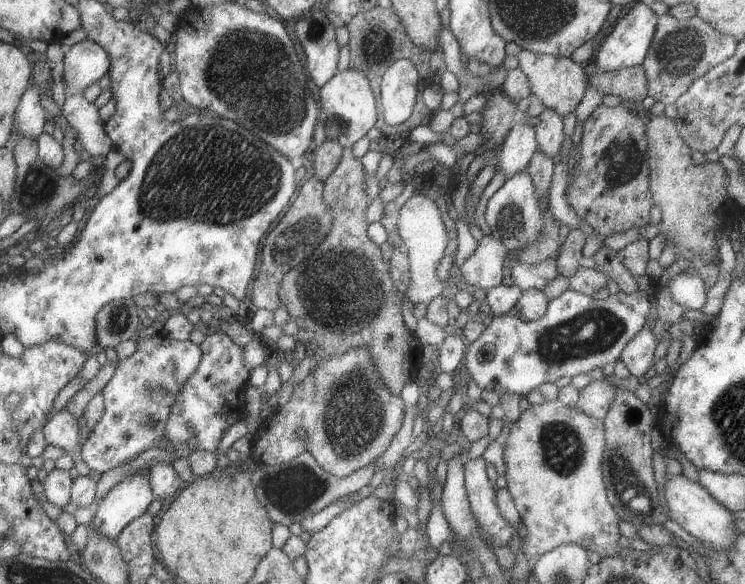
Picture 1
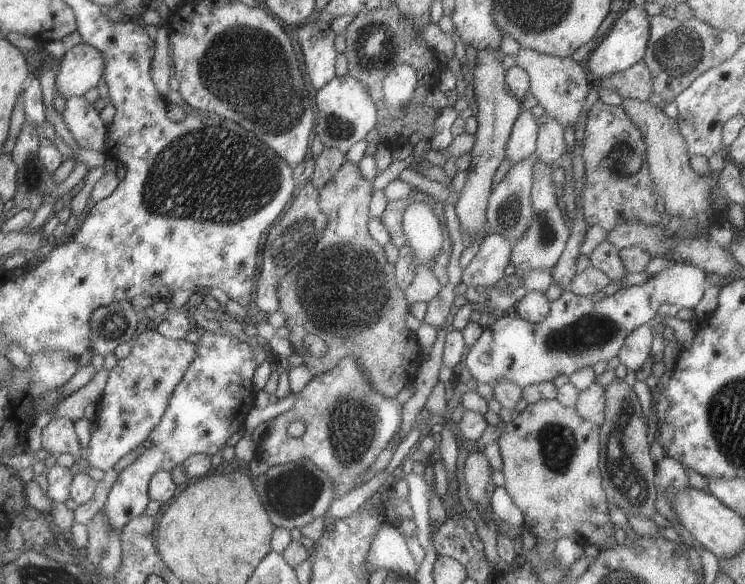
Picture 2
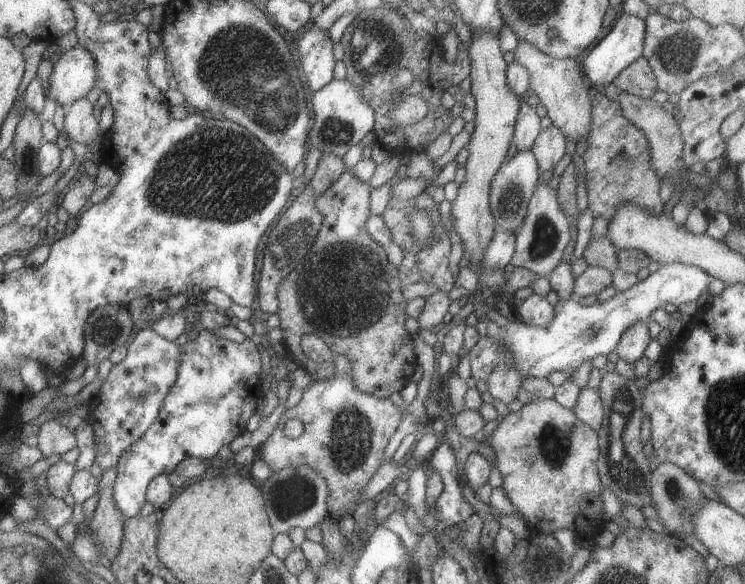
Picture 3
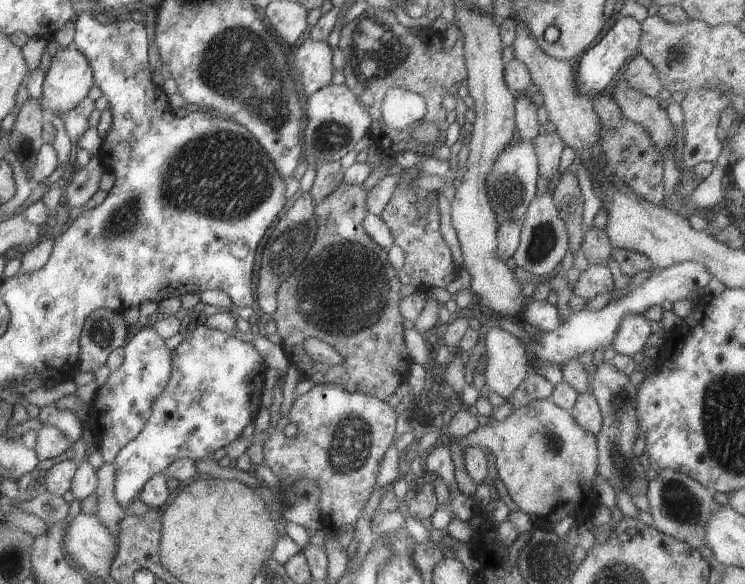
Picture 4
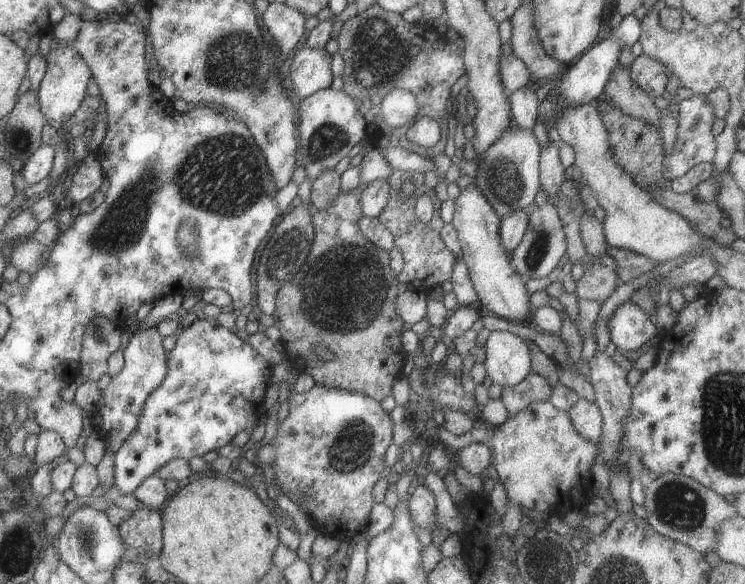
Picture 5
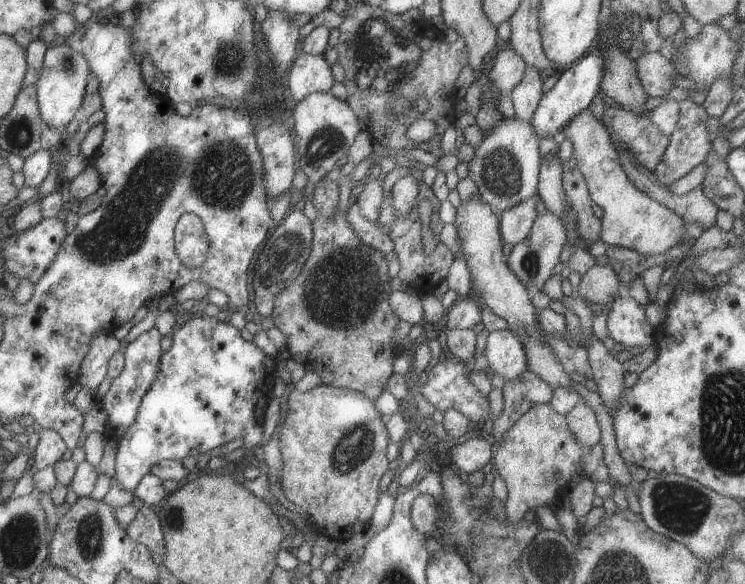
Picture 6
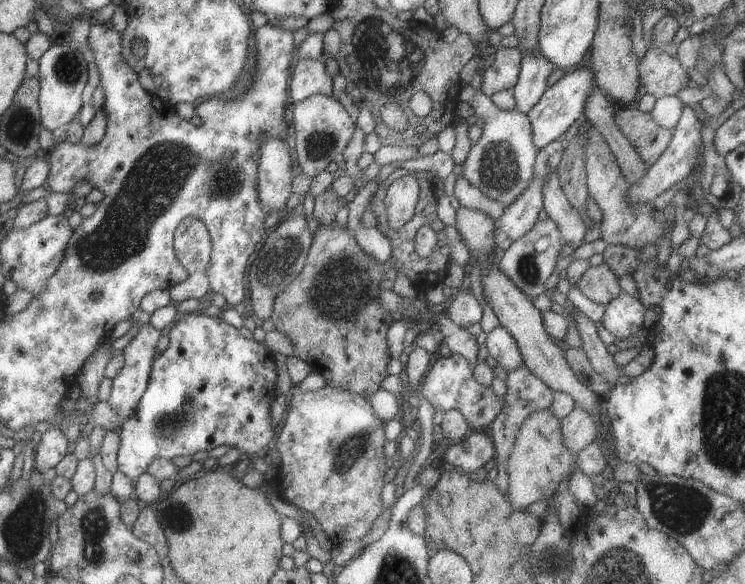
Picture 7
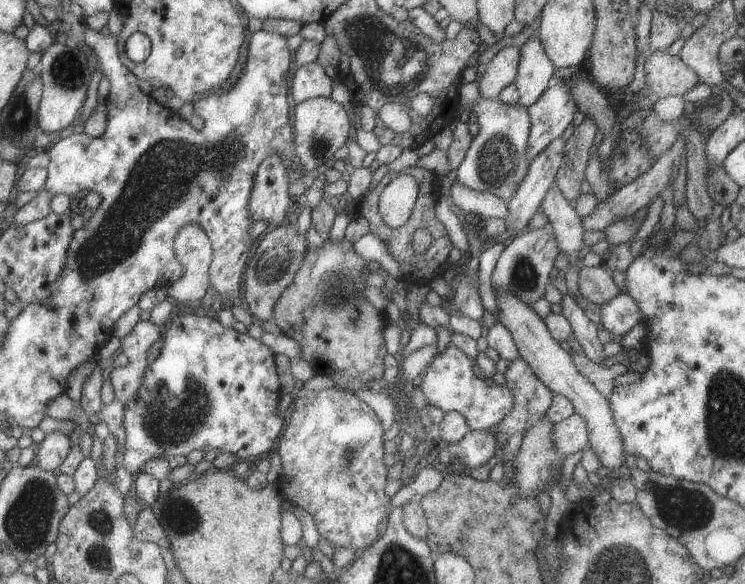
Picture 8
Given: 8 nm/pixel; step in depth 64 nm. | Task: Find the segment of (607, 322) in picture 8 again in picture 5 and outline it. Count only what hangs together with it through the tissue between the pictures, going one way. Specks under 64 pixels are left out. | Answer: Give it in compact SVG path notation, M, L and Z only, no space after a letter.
M630 300L617 306L608 328L610 341L622 354L638 350L641 344L660 334L643 310Z

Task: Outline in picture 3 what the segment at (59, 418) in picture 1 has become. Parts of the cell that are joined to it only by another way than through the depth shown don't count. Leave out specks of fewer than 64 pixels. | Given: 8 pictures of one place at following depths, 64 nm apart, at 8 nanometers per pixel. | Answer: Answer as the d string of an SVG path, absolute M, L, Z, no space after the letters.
M47 420L38 433L38 447L43 456L48 458L53 454L65 454L77 448L77 438L71 428L61 422Z

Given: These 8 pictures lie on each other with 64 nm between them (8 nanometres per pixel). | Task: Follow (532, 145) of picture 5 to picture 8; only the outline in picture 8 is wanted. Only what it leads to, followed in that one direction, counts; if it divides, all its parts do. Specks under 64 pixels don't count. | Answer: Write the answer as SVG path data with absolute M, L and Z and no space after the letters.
M475 82L462 83L458 94L460 103L467 104L475 113L479 132L471 140L469 149L457 168L456 180L470 190L488 193L508 202L527 175L530 166L528 139L531 126L527 110L517 103L505 105L497 98L483 99Z

